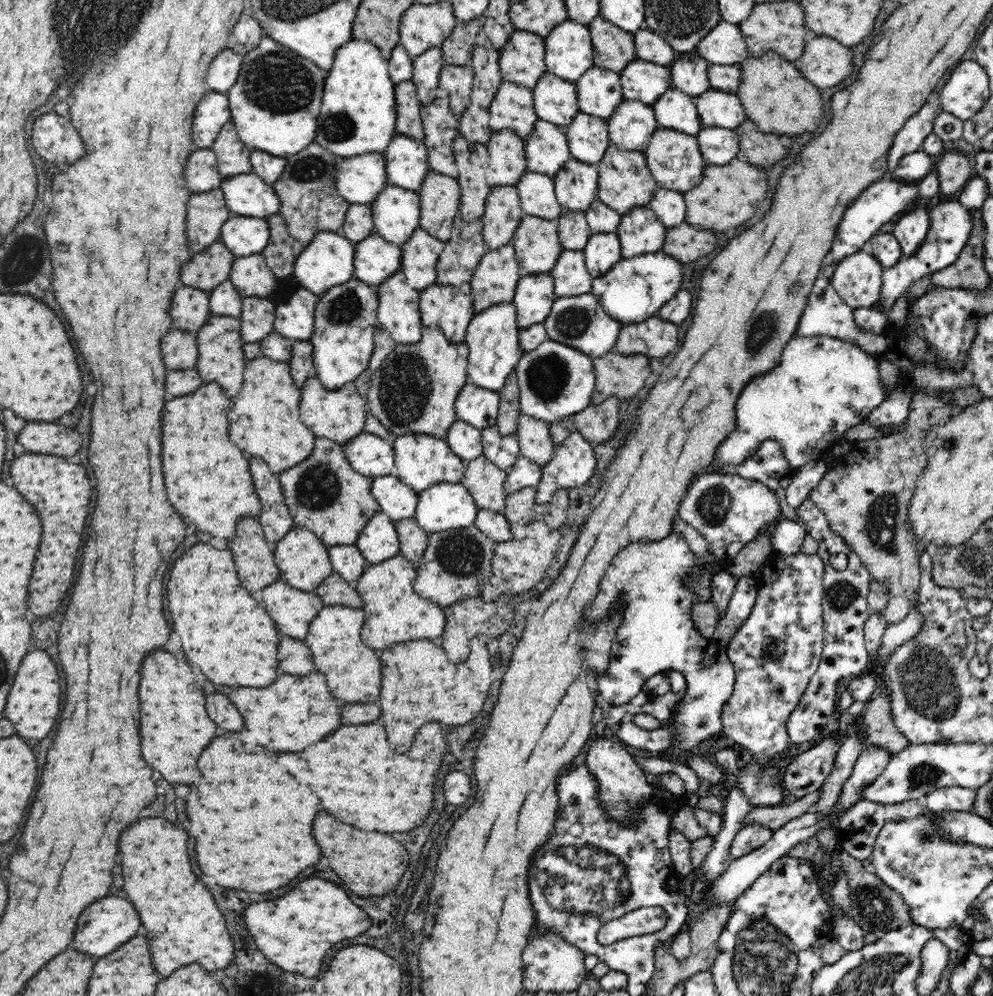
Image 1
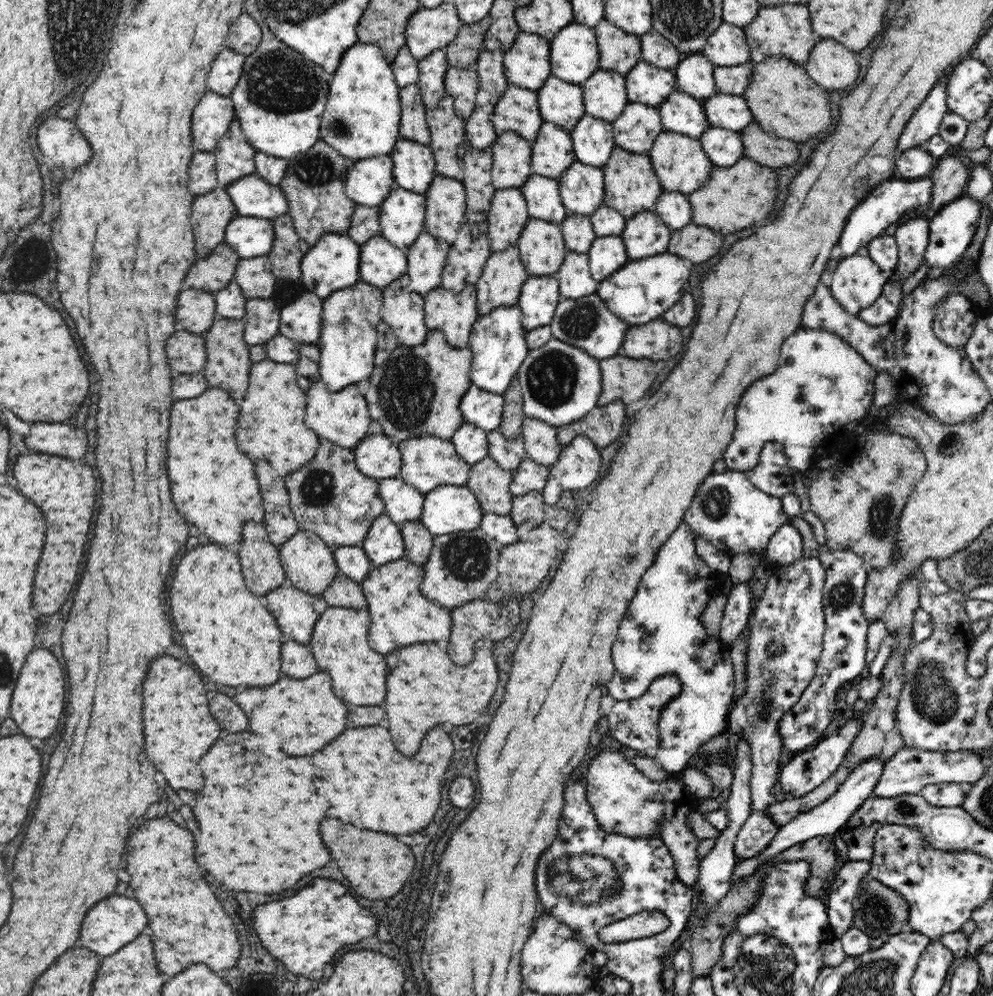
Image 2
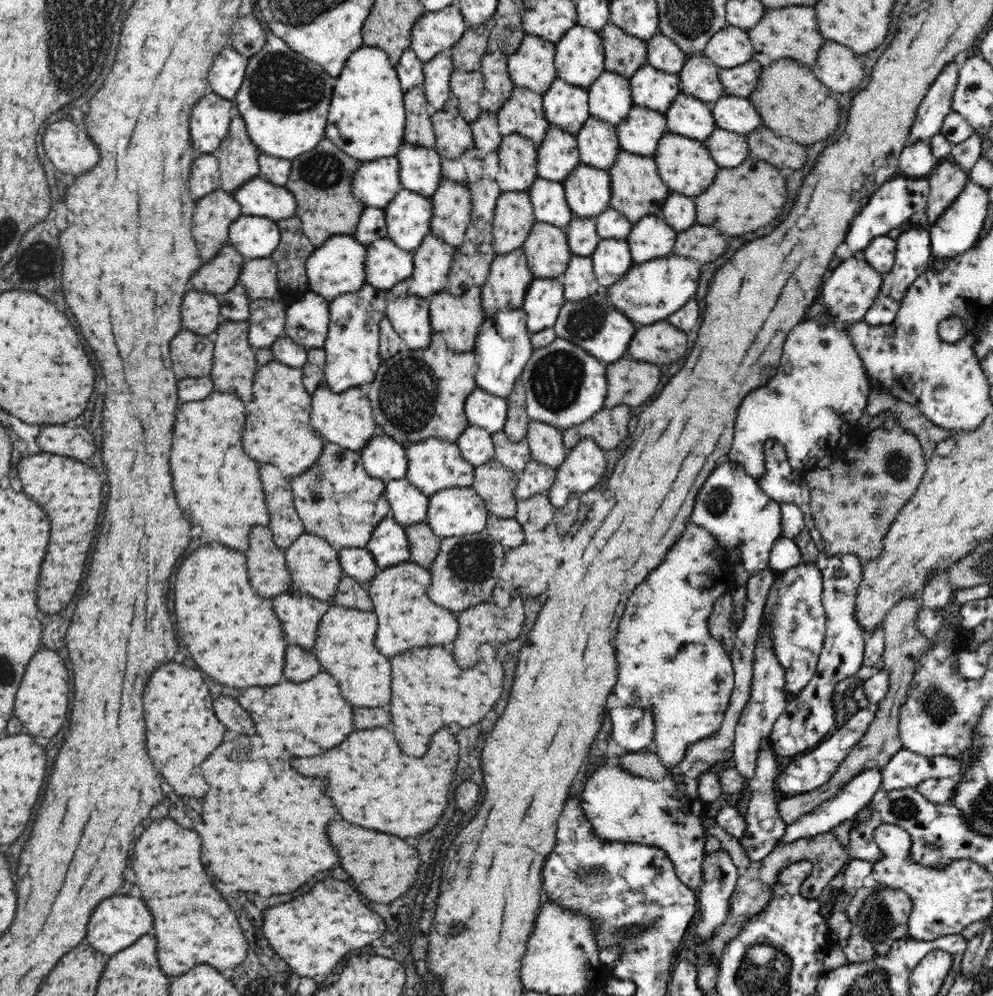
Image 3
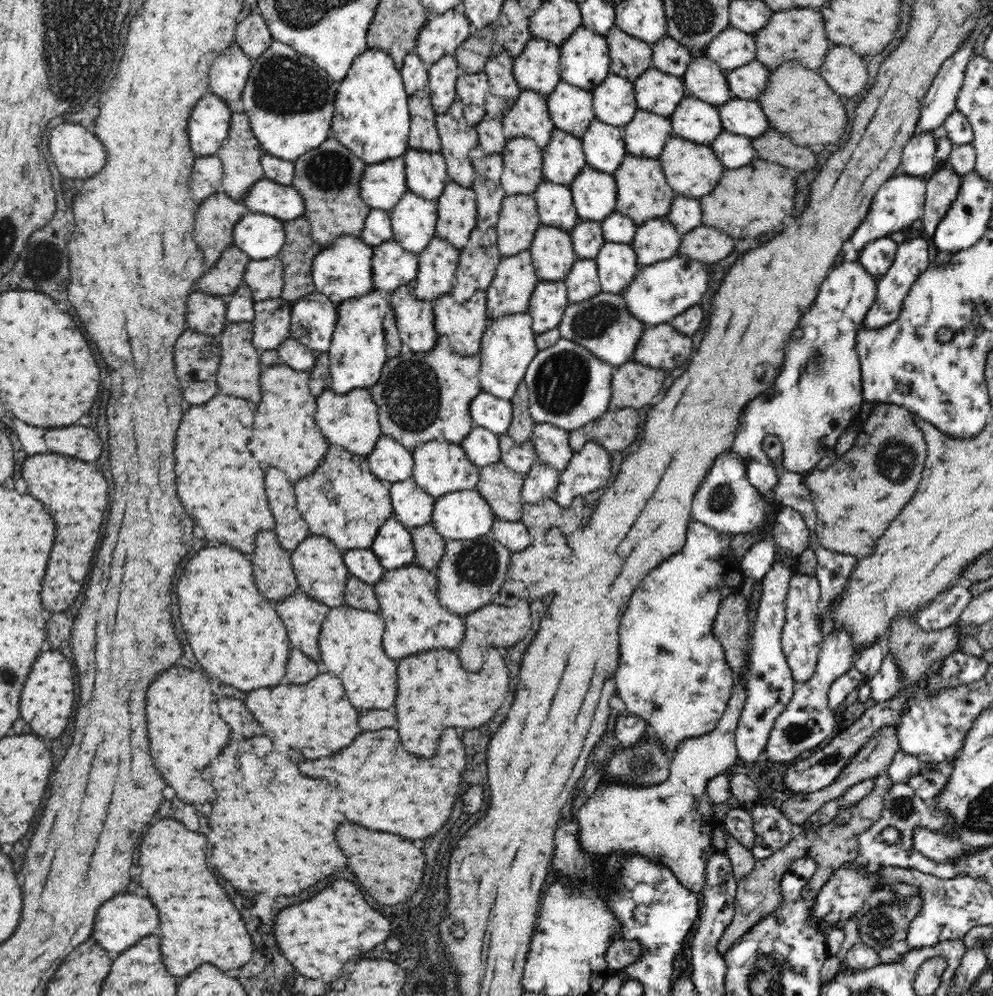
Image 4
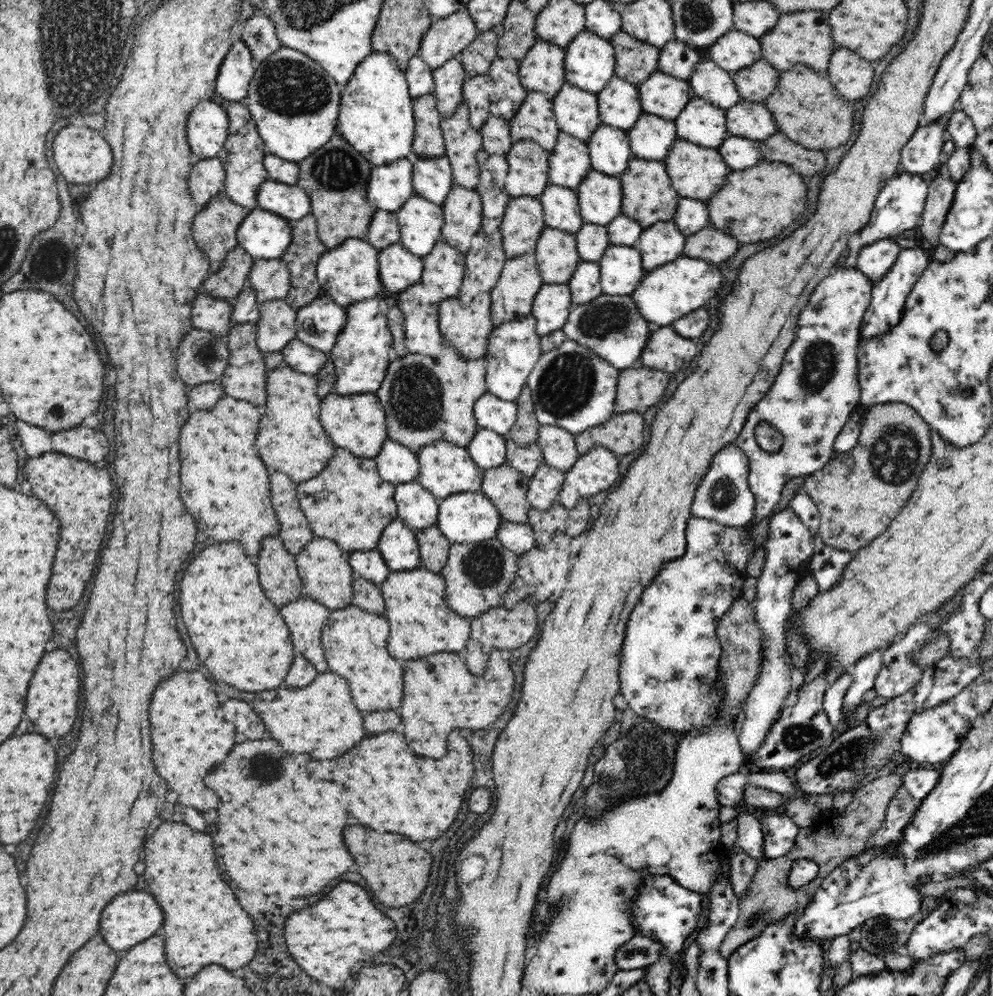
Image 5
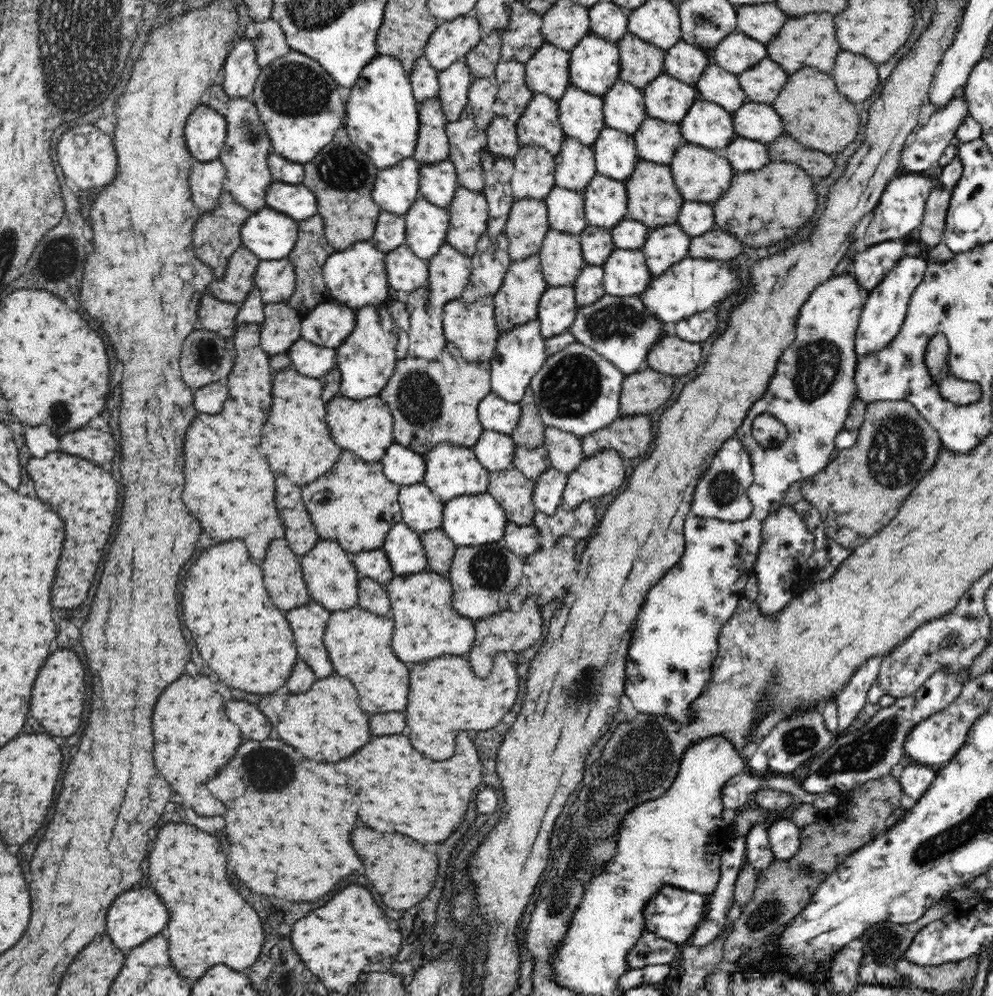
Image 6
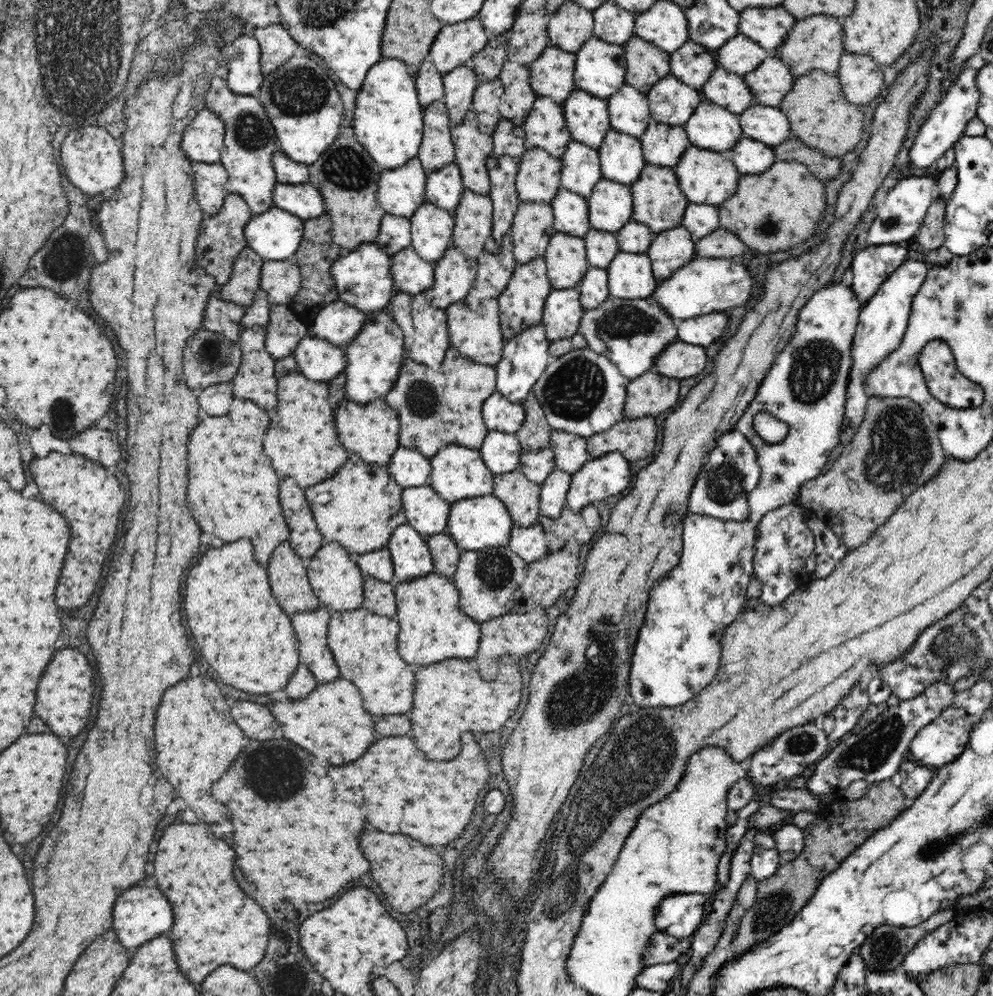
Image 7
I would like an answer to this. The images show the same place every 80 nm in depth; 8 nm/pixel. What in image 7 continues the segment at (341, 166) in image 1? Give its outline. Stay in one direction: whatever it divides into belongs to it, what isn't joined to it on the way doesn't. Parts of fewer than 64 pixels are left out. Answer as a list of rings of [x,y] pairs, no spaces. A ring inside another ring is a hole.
[[[416,156],[404,166],[383,171],[378,181],[377,197],[388,214],[407,219],[425,200],[427,171]]]

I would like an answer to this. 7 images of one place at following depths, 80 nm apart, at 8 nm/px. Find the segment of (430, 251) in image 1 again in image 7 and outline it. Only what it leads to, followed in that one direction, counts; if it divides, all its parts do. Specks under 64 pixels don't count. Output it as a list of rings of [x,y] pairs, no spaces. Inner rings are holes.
[[[452,246],[434,264],[435,281],[426,292],[432,306],[446,310],[450,305],[466,300],[477,277],[477,261]]]

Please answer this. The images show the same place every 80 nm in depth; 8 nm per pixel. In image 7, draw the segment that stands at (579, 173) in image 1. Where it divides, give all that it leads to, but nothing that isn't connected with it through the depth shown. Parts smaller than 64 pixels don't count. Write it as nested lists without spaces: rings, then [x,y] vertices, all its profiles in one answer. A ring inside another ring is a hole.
[[[603,178],[587,201],[592,229],[617,233],[633,221],[633,194],[628,185]]]

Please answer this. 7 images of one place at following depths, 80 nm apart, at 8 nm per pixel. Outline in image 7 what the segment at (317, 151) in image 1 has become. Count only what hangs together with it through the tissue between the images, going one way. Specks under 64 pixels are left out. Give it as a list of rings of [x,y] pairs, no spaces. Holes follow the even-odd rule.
[[[352,126],[350,127],[340,127],[340,132],[338,133],[337,139],[320,155],[320,158],[314,162],[314,164],[309,165],[309,183],[313,184],[320,190],[322,196],[324,197],[325,212],[329,214],[332,219],[332,240],[338,245],[344,248],[346,251],[353,251],[358,248],[362,243],[374,243],[378,238],[378,233],[380,230],[382,217],[387,213],[377,197],[378,181],[382,171],[378,169],[376,161],[370,156],[370,153],[361,145],[361,142],[357,141],[356,133]]]

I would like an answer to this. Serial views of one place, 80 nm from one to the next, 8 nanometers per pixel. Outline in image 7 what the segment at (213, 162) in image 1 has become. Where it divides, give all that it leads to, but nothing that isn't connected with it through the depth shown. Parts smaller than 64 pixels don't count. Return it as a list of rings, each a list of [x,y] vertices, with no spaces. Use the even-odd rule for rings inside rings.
[[[191,161],[193,180],[195,184],[195,197],[203,210],[204,216],[218,214],[224,199],[227,197],[225,184],[228,173],[221,163],[205,163]]]

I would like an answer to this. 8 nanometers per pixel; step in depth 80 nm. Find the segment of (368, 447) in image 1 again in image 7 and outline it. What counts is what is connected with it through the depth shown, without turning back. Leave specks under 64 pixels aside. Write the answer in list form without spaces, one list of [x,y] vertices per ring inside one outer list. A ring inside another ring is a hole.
[[[402,446],[387,467],[393,480],[404,489],[428,484],[432,470],[430,459],[417,450]]]

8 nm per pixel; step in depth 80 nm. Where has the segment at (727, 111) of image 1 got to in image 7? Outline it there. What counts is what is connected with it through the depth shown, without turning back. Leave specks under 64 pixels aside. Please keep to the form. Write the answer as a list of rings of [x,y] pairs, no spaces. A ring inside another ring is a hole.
[[[754,104],[739,116],[744,137],[775,147],[794,137],[788,117],[779,107]]]

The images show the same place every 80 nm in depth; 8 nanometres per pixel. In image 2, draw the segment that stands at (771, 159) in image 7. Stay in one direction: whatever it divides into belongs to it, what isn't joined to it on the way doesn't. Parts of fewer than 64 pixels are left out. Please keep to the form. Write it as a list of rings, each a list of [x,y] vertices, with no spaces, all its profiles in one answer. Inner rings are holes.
[[[711,126],[699,139],[708,158],[716,167],[734,166],[744,158],[741,133]]]

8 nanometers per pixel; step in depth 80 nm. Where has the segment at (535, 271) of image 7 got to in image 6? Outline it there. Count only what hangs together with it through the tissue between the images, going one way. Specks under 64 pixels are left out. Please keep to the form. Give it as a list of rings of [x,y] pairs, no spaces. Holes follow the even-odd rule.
[[[532,255],[521,261],[513,261],[503,280],[503,285],[493,296],[495,302],[495,319],[500,333],[522,326],[538,318],[538,309],[541,296],[548,288],[542,270],[539,255]]]

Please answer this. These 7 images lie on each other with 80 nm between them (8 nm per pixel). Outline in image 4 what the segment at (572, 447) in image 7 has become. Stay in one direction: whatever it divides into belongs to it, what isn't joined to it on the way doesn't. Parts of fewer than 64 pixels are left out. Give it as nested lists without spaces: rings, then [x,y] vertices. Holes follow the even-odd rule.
[[[536,423],[531,442],[536,447],[539,462],[561,471],[568,468],[576,454],[570,444],[569,432],[552,424]]]

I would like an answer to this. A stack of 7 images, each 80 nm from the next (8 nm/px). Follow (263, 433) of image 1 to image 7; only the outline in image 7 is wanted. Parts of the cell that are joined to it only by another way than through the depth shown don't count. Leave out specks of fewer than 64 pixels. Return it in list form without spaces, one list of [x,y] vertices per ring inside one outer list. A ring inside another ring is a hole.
[[[300,372],[290,373],[278,379],[278,410],[276,416],[272,416],[268,434],[264,436],[264,452],[272,460],[272,466],[278,474],[292,476],[302,488],[310,488],[329,479],[350,458],[349,452],[340,443],[335,424],[335,409],[331,406],[328,395],[328,384],[310,380]]]

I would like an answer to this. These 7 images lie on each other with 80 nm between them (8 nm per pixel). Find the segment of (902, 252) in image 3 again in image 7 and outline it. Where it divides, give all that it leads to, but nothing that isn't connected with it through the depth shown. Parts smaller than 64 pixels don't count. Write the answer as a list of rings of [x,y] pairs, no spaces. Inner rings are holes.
[[[906,259],[904,264],[901,264],[888,276],[876,291],[876,294],[861,308],[851,348],[852,366],[850,368],[850,376],[848,376],[844,412],[846,418],[850,420],[852,430],[843,432],[841,442],[843,444],[855,434],[860,422],[862,422],[862,418],[864,418],[864,414],[866,414],[869,395],[865,391],[865,386],[867,385],[865,380],[870,371],[873,371],[889,354],[892,354],[900,346],[909,323],[913,298],[919,292],[930,267],[924,261]]]

